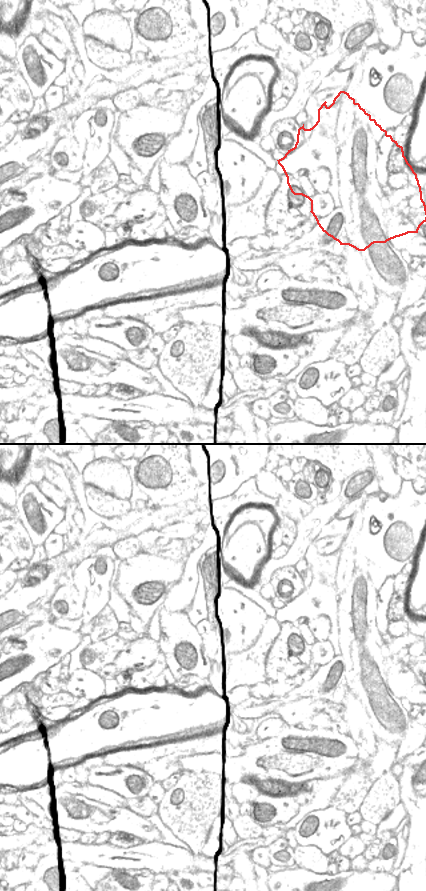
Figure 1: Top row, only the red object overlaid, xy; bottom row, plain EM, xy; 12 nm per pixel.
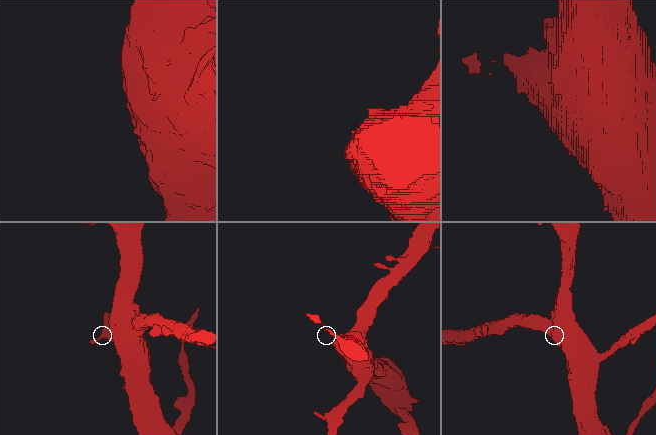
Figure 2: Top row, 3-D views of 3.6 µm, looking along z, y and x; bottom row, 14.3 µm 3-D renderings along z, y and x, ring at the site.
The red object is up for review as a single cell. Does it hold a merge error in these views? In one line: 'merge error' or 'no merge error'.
merge error

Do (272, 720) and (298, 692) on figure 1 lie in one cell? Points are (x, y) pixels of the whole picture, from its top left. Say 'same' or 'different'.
different

